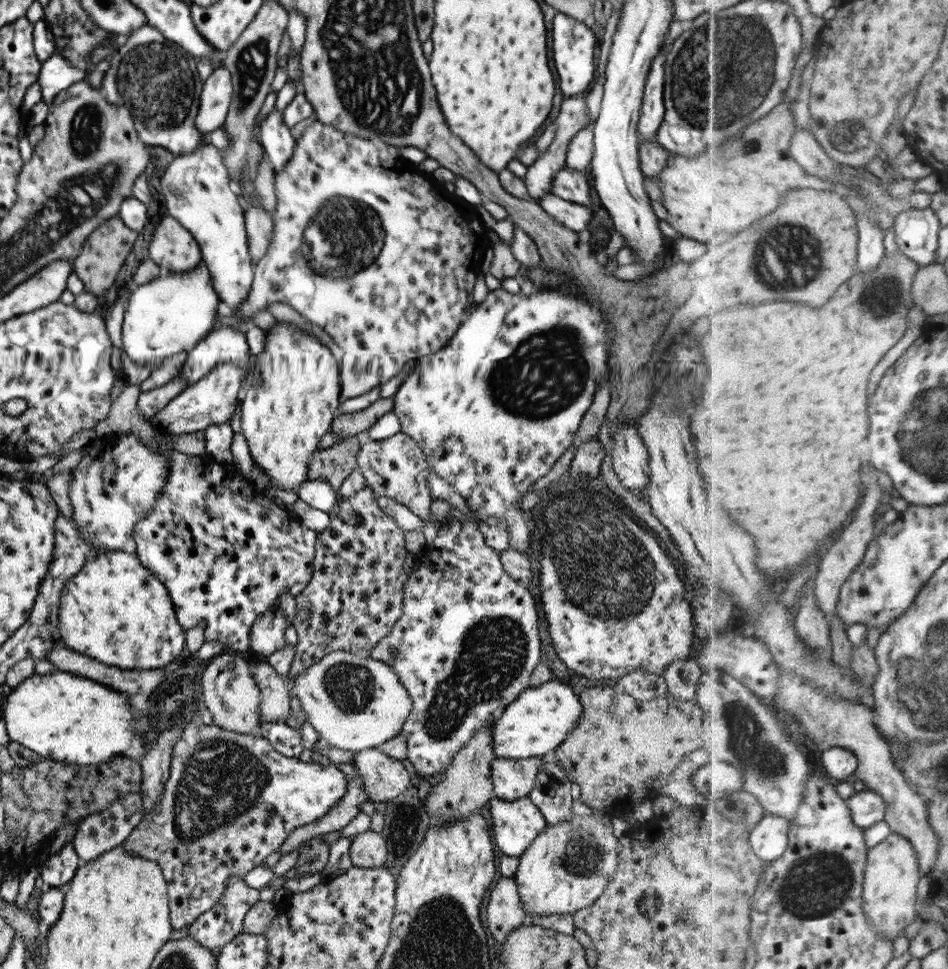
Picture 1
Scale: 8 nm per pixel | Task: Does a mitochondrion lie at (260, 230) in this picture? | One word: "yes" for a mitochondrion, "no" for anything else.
yes

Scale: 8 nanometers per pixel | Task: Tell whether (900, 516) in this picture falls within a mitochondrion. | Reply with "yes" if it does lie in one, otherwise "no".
no

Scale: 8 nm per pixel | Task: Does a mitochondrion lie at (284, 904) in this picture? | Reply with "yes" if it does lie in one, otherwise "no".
no

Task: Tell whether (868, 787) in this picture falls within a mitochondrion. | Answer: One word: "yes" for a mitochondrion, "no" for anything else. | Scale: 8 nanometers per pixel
no

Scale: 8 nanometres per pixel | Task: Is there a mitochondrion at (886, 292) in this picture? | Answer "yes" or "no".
yes

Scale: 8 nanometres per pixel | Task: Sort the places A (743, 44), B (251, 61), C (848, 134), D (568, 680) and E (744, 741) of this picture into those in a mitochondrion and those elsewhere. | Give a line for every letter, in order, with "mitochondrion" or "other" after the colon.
A: mitochondrion
B: mitochondrion
C: mitochondrion
D: other
E: mitochondrion

